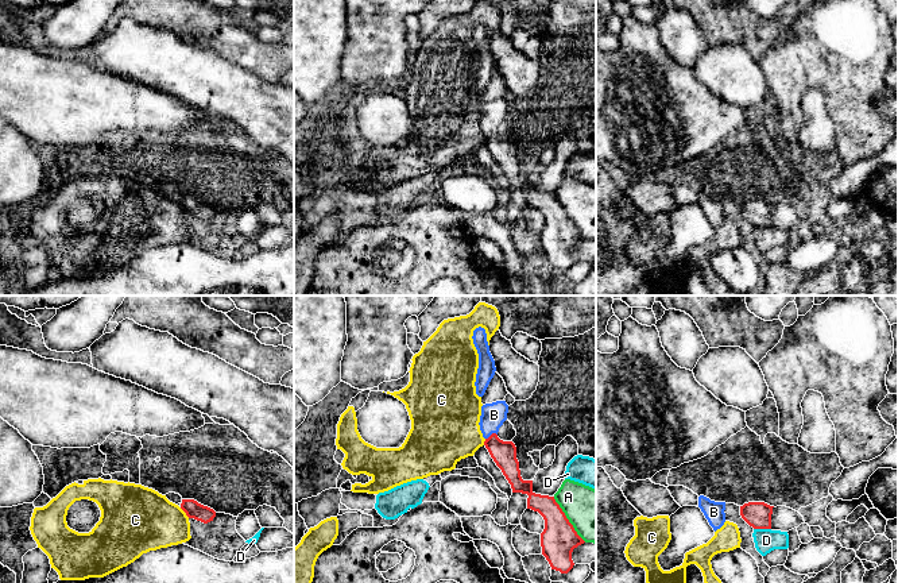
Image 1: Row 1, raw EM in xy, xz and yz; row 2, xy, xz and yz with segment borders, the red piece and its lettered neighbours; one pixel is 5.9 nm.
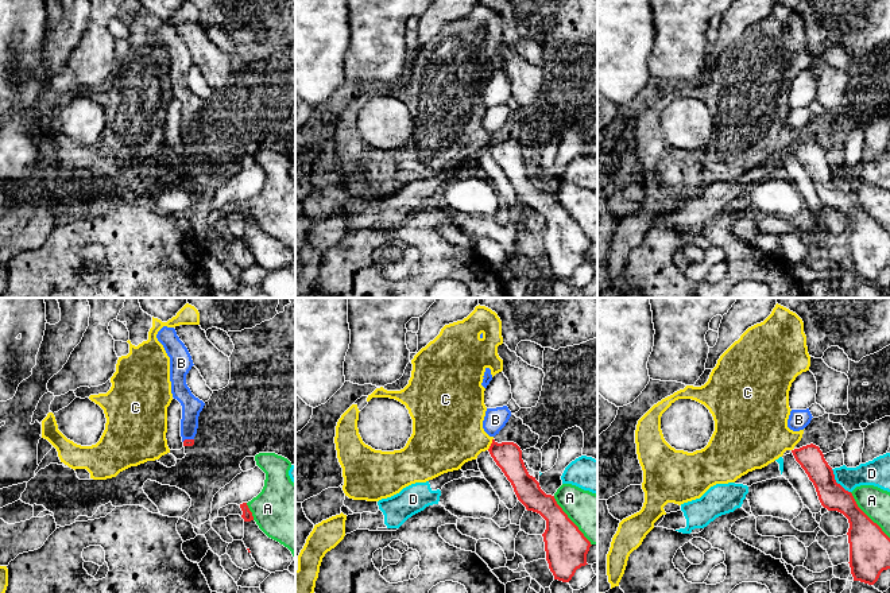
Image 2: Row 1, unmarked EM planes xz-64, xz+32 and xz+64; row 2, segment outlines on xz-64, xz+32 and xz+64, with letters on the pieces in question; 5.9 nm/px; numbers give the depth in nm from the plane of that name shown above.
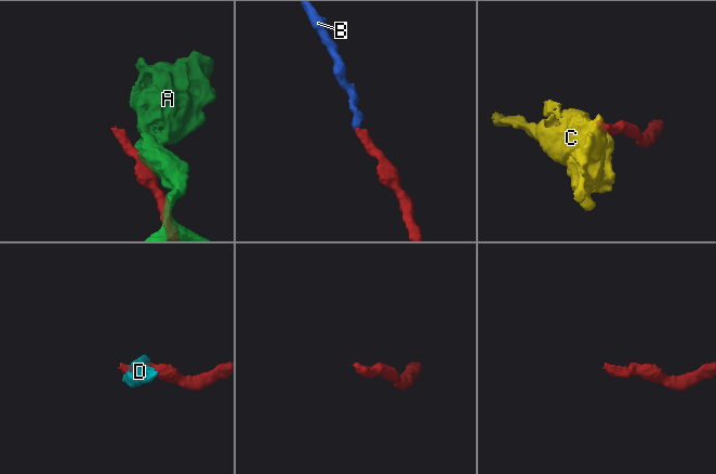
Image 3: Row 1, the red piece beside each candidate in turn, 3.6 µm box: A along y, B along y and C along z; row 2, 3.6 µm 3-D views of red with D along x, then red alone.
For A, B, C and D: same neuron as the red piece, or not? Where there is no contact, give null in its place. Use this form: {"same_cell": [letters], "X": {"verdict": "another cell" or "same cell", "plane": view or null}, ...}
{"same_cell": ["B"], "A": {"verdict": "another cell", "plane": "xz"}, "B": {"verdict": "same cell", "plane": "xz"}, "C": {"verdict": "another cell", "plane": "xy"}, "D": {"verdict": "another cell", "plane": "yz"}}

